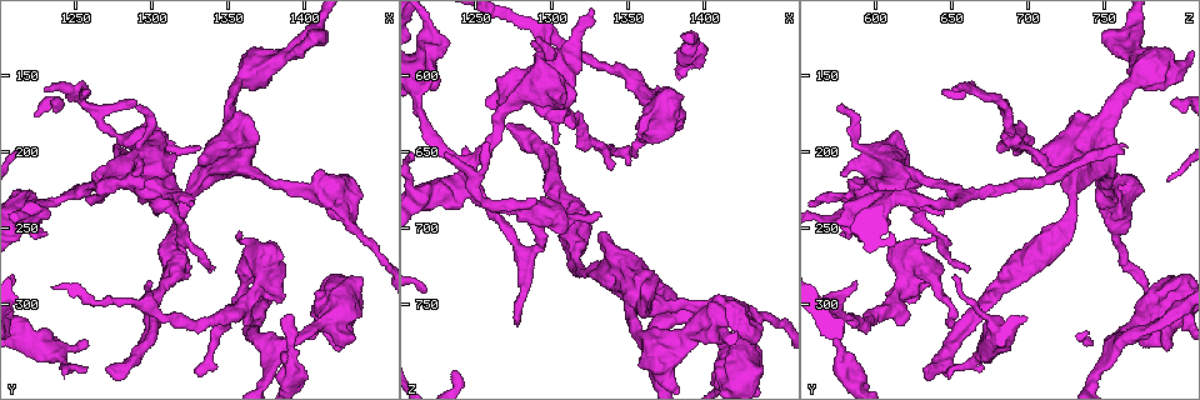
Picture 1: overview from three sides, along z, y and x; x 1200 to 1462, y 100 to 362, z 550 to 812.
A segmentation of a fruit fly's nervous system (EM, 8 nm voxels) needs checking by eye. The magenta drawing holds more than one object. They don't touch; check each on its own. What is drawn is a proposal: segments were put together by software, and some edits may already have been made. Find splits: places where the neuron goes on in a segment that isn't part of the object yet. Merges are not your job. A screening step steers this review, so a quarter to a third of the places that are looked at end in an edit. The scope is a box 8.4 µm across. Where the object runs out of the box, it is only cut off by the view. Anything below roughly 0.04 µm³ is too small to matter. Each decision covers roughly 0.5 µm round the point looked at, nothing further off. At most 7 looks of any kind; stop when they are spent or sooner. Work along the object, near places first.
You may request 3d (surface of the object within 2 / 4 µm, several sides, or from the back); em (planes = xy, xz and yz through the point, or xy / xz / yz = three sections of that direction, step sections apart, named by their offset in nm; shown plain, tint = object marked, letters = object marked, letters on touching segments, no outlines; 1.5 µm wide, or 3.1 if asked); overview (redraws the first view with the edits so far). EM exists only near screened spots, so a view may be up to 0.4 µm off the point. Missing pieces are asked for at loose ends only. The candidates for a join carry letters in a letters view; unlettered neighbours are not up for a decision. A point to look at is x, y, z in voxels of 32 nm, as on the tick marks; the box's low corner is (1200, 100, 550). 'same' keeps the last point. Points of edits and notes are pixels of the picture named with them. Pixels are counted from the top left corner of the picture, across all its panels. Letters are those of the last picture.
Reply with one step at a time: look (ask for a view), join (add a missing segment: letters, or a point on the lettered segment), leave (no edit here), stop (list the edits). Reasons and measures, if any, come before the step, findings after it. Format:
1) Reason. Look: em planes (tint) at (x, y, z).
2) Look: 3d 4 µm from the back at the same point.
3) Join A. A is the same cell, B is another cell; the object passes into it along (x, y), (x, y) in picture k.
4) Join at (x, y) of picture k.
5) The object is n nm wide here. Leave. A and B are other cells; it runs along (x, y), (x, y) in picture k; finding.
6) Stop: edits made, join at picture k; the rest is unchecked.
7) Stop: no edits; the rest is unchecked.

Look: 3d 2 µm from the back at (1278, 194, 764).

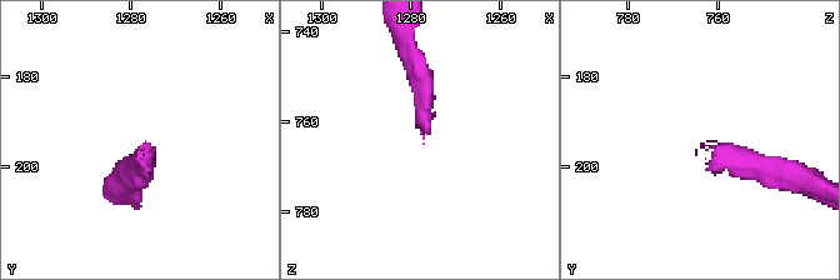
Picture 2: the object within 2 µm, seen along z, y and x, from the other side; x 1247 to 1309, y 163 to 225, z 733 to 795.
Shape alone is not enough. Look: em planes (tint) at (1278, 196, 763).

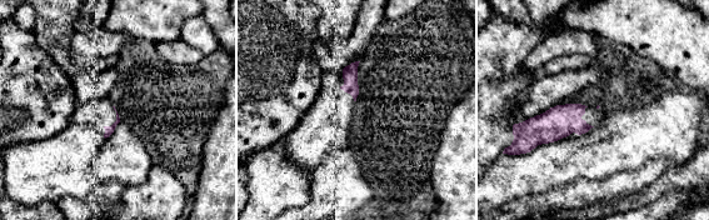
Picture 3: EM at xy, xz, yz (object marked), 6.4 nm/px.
What lies round it. Look: em planes (letters) at the same point.

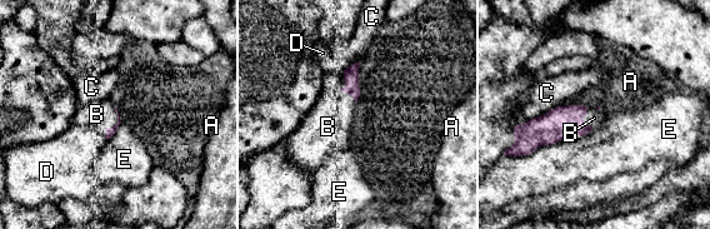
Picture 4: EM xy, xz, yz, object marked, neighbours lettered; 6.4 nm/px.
Join B. B is the same cell, A, C, D and E are other cells; it goes on there.

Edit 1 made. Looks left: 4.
An open end. Look: 3d 4 µm at (1306, 242, 644).

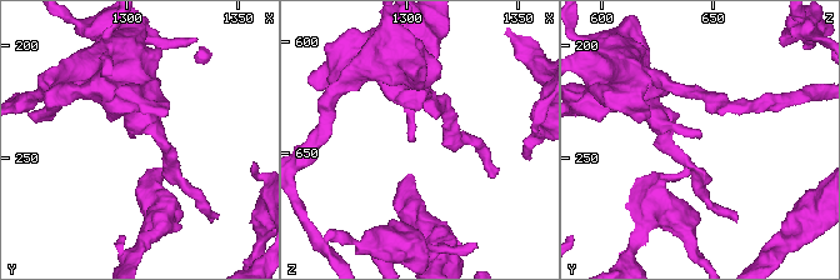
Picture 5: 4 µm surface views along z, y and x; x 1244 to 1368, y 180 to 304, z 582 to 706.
Shape alone is not enough. Look: em xy step 8 (plain) at (1303, 241, 643).

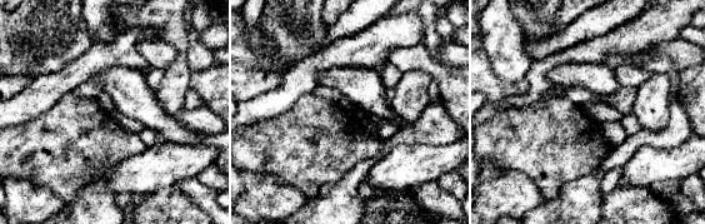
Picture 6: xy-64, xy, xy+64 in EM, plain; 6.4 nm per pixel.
Look: em xy step 8 (letters) at the same point.

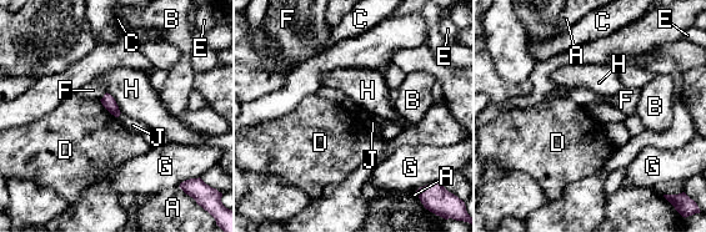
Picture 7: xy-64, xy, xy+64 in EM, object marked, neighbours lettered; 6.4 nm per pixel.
Leave. A, B, C, D, E, F, G, H and J are other cells; a border runs along (99, 100), (118, 117) in picture 7; no lettered segment goes on from it.

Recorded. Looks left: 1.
Free end. Look: em planes (letters) at (1388, 310, 572).

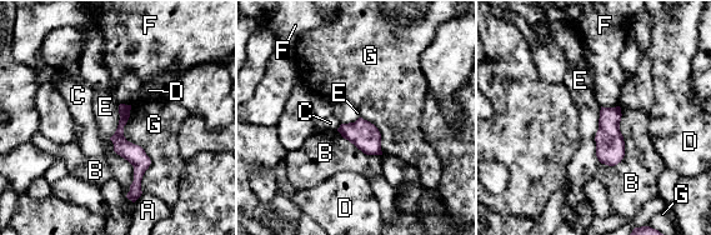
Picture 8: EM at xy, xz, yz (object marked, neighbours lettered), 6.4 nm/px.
Leave. A, B, C, D, E, F and G are other cells; it runs along (121, 108), (120, 143), (138, 160), (135, 193) in picture 8; none of them fits.

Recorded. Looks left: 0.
Stop: edits made, join at picture 4; the rest is unchecked.

